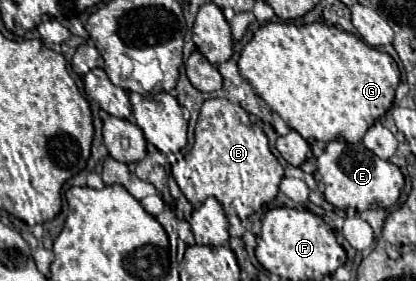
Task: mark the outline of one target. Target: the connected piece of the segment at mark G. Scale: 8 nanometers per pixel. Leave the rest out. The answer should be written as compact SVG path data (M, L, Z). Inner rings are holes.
M269 23L269 25L263 25L255 31L253 39L243 47L241 51L241 59L239 59L239 71L241 75L251 83L251 87L255 89L255 93L265 99L265 103L291 127L295 129L303 139L317 139L317 141L335 141L335 139L341 139L345 143L359 143L363 139L363 135L367 133L367 129L377 123L379 119L385 117L385 113L391 109L393 105L393 99L395 99L395 89L397 89L397 83L399 83L399 67L397 63L393 61L391 55L383 53L383 51L377 51L373 47L369 47L365 41L361 41L357 35L353 33L347 33L343 29L337 29L333 25L327 25L327 23L309 23L309 25L295 25L295 23Z

